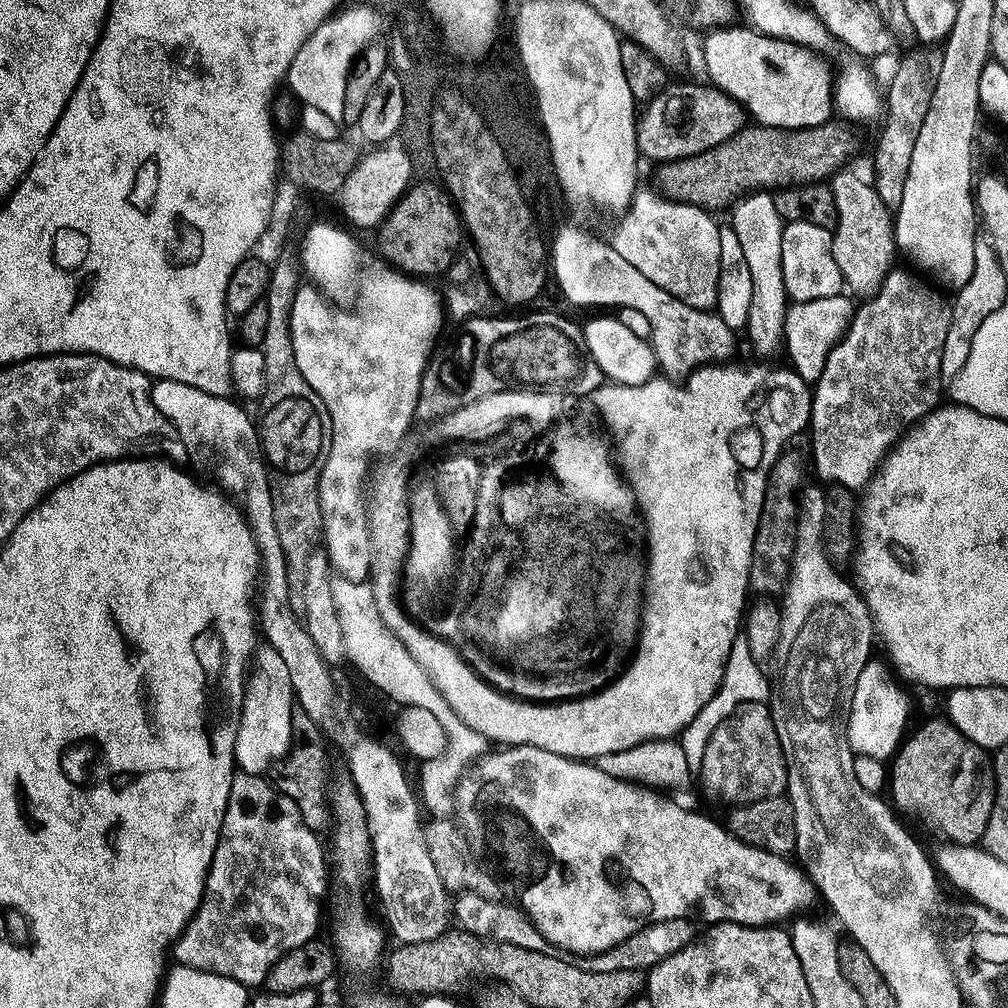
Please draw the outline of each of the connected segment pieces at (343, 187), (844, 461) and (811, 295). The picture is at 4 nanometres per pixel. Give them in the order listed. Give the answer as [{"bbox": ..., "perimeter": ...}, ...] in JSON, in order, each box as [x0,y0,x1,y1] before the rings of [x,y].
[{"bbox":[338,142,413,229],"perimeter":[[[396,142],[389,143],[387,146],[373,147],[365,156],[361,155],[357,159],[350,174],[346,174],[346,178],[340,183],[338,193],[340,212],[353,224],[351,225],[353,229],[375,229],[387,218],[413,180],[412,160],[408,157],[406,149],[399,148]]]},{"bbox":[810,271,952,489],"perimeter":[[[889,271],[879,290],[867,297],[860,309],[855,309],[852,325],[832,348],[822,374],[814,384],[810,413],[812,460],[816,463],[817,474],[828,486],[867,489],[900,437],[941,403],[940,363],[952,321],[951,303],[947,299],[944,301],[945,293],[933,287],[927,279],[919,280],[908,272],[896,271]]]},{"bbox":[782,222,845,304],"perimeter":[[[814,222],[785,223],[782,234],[782,278],[789,301],[798,304],[840,296],[845,282],[838,270],[838,262],[834,262],[832,232],[822,226],[814,226]]]}]

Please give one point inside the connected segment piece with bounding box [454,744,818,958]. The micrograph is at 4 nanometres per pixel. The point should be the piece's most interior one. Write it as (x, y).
(591, 859)

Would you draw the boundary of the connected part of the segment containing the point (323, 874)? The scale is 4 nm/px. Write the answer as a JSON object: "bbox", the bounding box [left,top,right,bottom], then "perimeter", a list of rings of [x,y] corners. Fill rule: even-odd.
{"bbox":[174,771,330,986],"perimeter":[[[237,771],[232,777],[230,786],[230,798],[224,811],[224,821],[220,827],[220,837],[218,846],[214,850],[212,865],[208,867],[208,877],[204,883],[204,893],[200,899],[198,910],[193,914],[192,920],[184,927],[184,933],[177,938],[174,945],[174,958],[176,964],[185,964],[194,970],[206,970],[226,978],[234,978],[234,982],[242,982],[246,986],[263,985],[264,979],[268,976],[268,971],[278,962],[280,958],[290,950],[302,946],[306,941],[313,939],[317,935],[316,927],[320,924],[320,903],[324,900],[324,891],[328,888],[328,876],[330,880],[330,864],[326,859],[326,848],[320,845],[321,837],[306,826],[302,820],[302,814],[298,806],[286,794],[280,792],[275,783],[272,784],[264,776],[251,776],[242,771]]]}

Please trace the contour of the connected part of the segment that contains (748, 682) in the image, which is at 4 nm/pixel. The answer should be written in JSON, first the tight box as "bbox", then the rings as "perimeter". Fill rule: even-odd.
{"bbox":[678,638,770,770],"perimeter":[[[737,638],[732,643],[732,649],[728,655],[728,661],[724,667],[724,677],[710,702],[702,706],[702,710],[696,712],[696,717],[679,733],[678,739],[682,750],[686,750],[686,762],[696,770],[702,762],[702,754],[706,750],[706,742],[710,742],[710,734],[729,716],[735,708],[741,704],[763,704],[769,699],[770,681],[764,677],[765,669],[750,654],[750,646],[743,638]]]}

